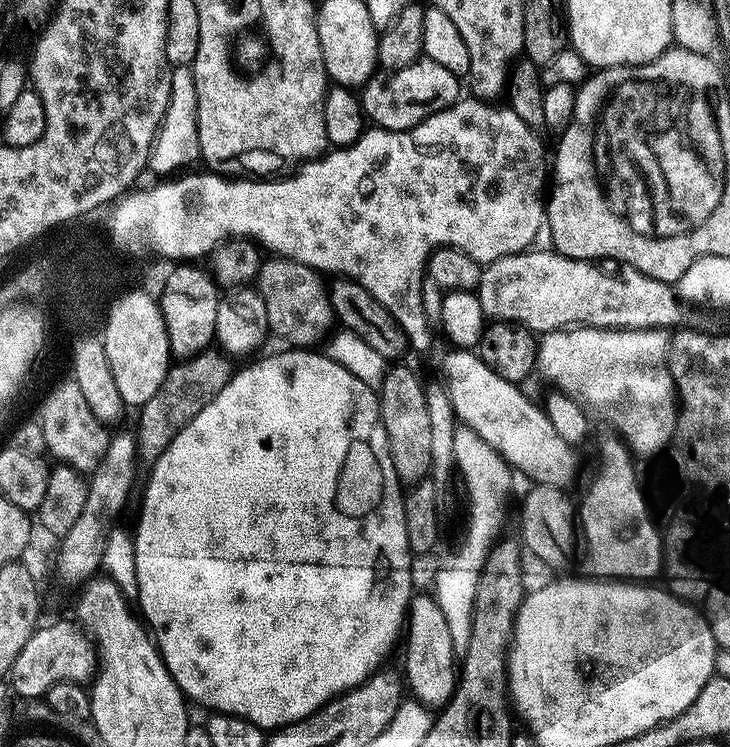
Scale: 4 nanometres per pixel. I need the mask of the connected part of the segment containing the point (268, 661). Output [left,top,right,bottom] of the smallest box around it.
[134,350,414,730]

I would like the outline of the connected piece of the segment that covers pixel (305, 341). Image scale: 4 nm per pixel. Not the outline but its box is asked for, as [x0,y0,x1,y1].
[258,258,334,346]

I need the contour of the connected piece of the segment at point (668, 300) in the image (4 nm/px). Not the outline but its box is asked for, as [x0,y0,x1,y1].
[478,250,682,334]

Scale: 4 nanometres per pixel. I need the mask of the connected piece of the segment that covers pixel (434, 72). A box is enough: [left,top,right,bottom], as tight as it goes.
[362,58,461,132]

